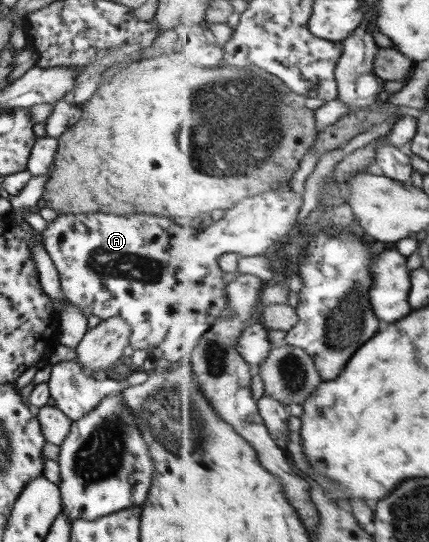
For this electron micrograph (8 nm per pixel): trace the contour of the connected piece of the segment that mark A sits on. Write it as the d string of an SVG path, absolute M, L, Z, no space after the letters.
M286 182L281 188L272 188L269 192L258 194L251 198L247 198L245 201L241 201L226 211L223 217L217 217L213 223L213 226L207 227L205 230L200 231L192 225L184 227L183 225L173 222L171 218L160 217L157 215L148 215L135 213L132 215L116 215L113 213L72 213L69 215L57 215L55 220L48 222L45 229L40 232L40 238L42 238L42 247L49 255L50 261L53 263L57 276L59 279L60 289L66 300L73 306L76 306L83 316L97 316L100 319L108 319L112 316L120 316L125 319L125 322L129 325L130 335L128 338L128 344L133 348L146 350L149 356L157 359L162 365L185 363L191 361L192 352L196 349L201 339L209 332L216 323L219 314L225 310L225 306L228 304L228 284L225 284L223 280L223 269L220 267L219 258L222 254L228 252L236 252L240 256L259 256L265 254L271 246L275 246L277 242L285 241L293 232L295 232L293 226L297 222L297 214L303 206L303 198L299 191L295 191L295 187Z

